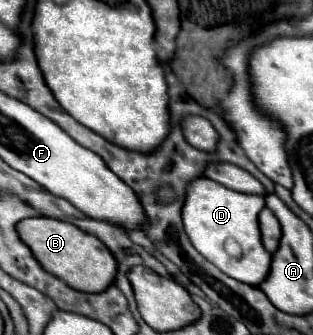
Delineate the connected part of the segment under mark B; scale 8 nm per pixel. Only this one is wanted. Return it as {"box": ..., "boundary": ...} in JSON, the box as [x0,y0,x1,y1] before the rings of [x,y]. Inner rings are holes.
{"box":[16,216,116,292],"boundary":[[[34,216],[22,220],[16,230],[20,240],[32,250],[40,266],[52,276],[66,282],[70,288],[78,292],[102,292],[114,282],[116,260],[112,258],[110,250],[96,236],[82,232],[74,224],[46,216]]]}

